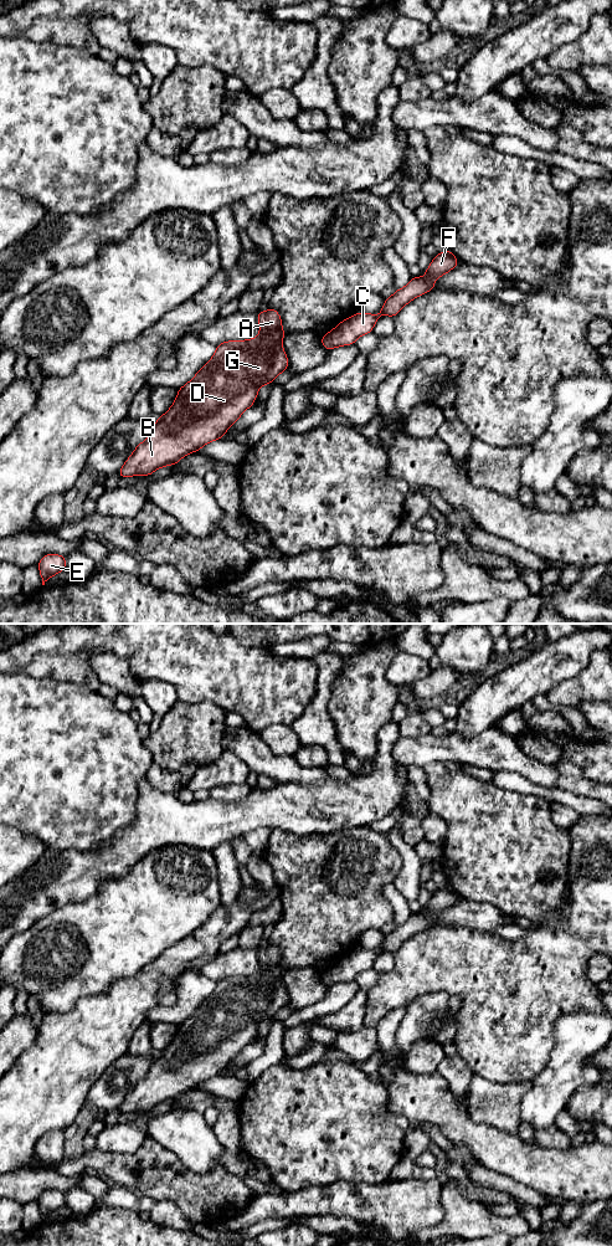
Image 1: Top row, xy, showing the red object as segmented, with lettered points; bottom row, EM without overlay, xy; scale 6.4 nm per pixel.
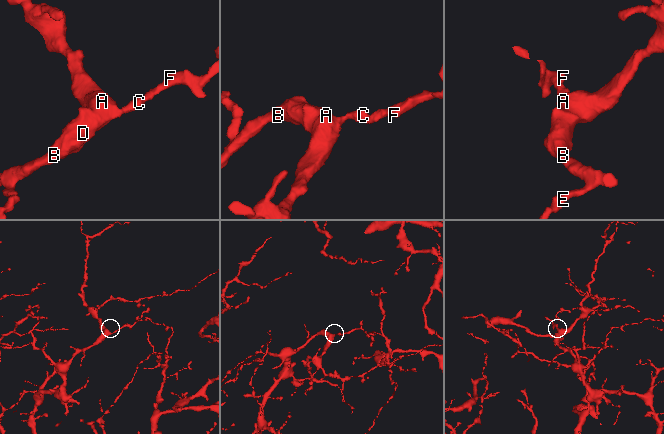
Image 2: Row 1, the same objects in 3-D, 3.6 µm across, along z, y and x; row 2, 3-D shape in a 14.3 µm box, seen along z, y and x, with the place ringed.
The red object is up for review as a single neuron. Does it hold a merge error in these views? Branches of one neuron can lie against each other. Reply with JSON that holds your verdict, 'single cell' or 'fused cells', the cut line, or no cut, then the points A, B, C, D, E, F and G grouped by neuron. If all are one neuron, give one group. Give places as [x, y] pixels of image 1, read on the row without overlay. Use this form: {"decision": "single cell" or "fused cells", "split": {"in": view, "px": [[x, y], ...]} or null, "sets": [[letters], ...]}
{"decision": "single cell", "split": null, "sets": [["A", "B", "C", "D", "E", "F", "G"]]}

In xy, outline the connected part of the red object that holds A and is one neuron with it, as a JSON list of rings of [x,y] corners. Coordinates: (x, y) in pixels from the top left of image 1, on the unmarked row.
[[[269,943],[266,948],[259,947],[257,953],[259,970],[256,974],[218,980],[212,994],[189,1019],[178,1025],[171,1044],[156,1055],[146,1076],[137,1082],[118,1107],[122,1114],[150,1112],[158,1104],[173,1102],[206,1080],[222,1075],[228,1063],[253,1042],[259,1024],[271,1020],[288,1005],[289,998],[282,981],[287,969],[282,965],[279,949]]]

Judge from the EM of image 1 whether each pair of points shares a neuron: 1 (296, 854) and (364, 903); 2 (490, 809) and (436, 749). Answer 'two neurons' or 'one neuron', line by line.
1: one neuron
2: two neurons

